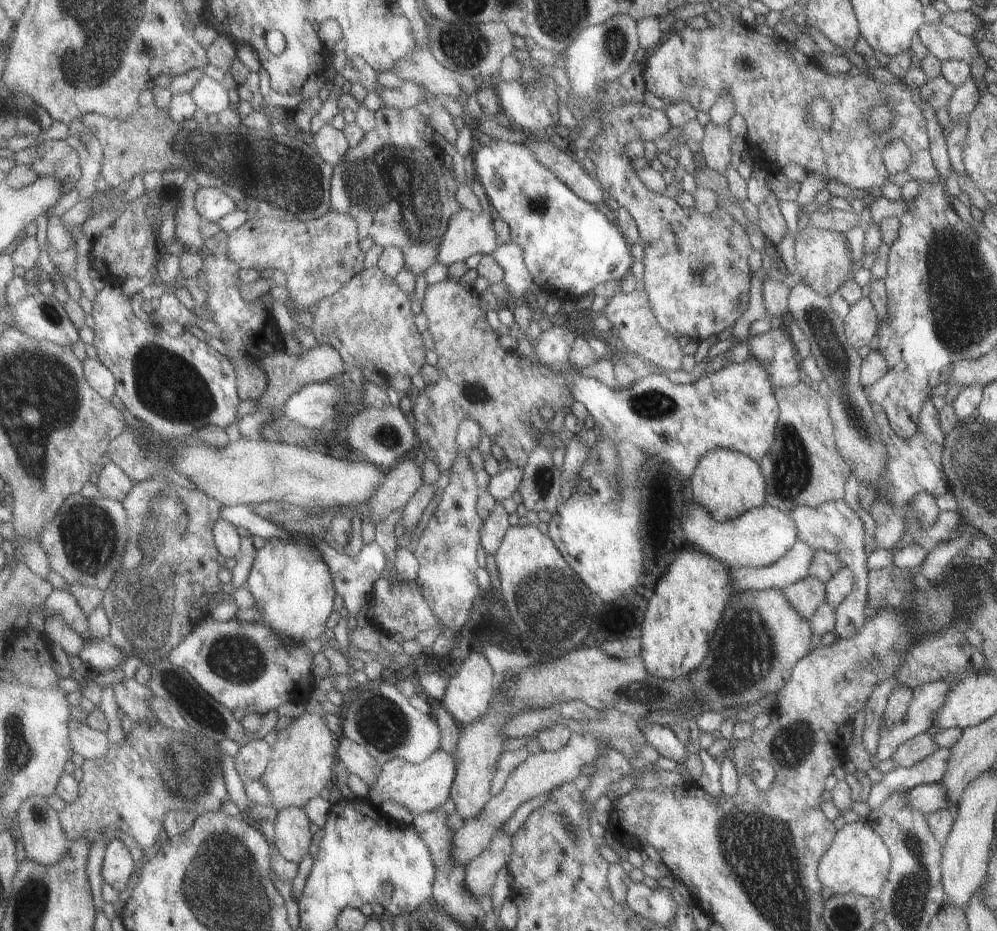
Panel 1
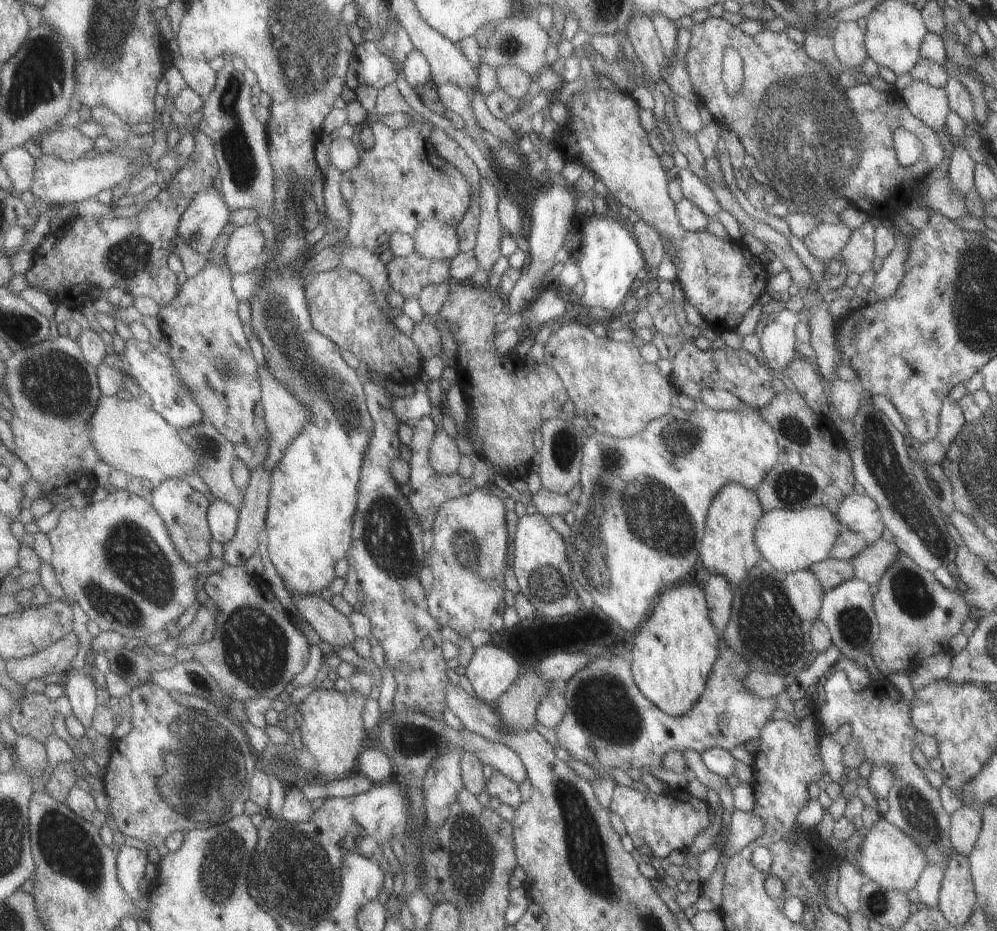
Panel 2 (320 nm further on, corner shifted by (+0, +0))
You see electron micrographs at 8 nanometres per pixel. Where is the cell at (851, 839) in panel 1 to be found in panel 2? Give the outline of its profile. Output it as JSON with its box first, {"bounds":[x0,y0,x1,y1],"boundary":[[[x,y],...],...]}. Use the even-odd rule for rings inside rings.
{"bounds":[855,817,926,892],"boundary":[[[881,817],[868,828],[864,839],[858,845],[858,866],[855,868],[883,888],[907,892],[914,888],[925,865],[926,856],[922,848],[911,840],[907,833],[895,828]]]}

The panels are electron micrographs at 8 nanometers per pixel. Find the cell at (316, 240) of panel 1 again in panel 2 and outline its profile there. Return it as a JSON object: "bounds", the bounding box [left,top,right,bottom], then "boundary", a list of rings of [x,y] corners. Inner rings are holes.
{"bounds":[226,223,263,274],"boundary":[[[255,223],[237,227],[230,236],[226,262],[235,274],[248,273],[261,263],[263,254],[262,228]]]}

